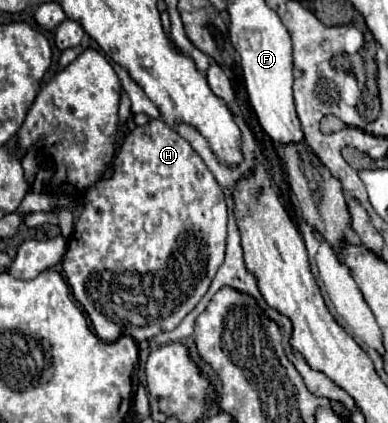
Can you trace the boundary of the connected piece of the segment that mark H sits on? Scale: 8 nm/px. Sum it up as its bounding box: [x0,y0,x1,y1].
[62,119,228,341]

